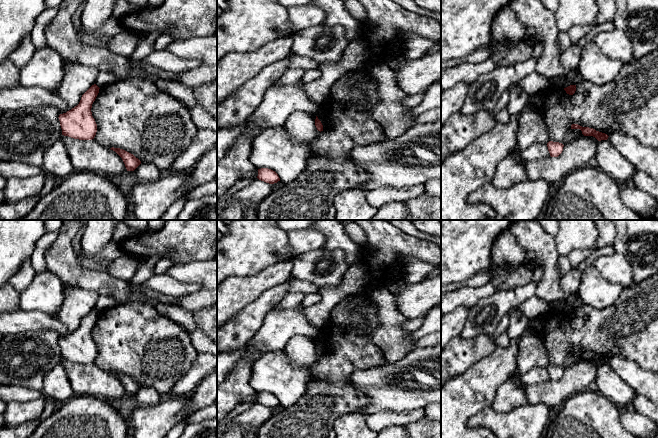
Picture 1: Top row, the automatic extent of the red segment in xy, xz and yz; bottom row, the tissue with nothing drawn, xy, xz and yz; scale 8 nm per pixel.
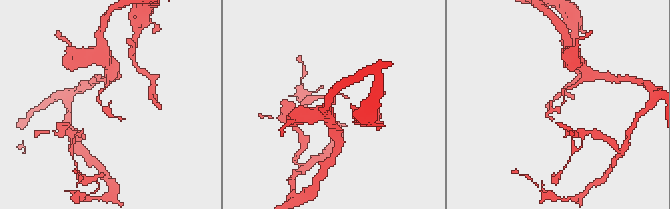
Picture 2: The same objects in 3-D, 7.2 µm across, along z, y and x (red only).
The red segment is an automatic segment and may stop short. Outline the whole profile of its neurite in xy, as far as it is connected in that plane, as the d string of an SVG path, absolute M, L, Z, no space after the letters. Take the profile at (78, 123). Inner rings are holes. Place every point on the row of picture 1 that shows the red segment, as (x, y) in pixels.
M92 85L81 97L77 106L59 115L62 135L79 140L92 140L97 132L97 124L92 116L91 108L99 87Z

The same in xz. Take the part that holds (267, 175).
M268 168L258 169L257 178L269 184L274 184L280 181L278 174L275 171Z

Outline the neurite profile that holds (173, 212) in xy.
M177 199L158 220L177 220L184 208L186 200Z

